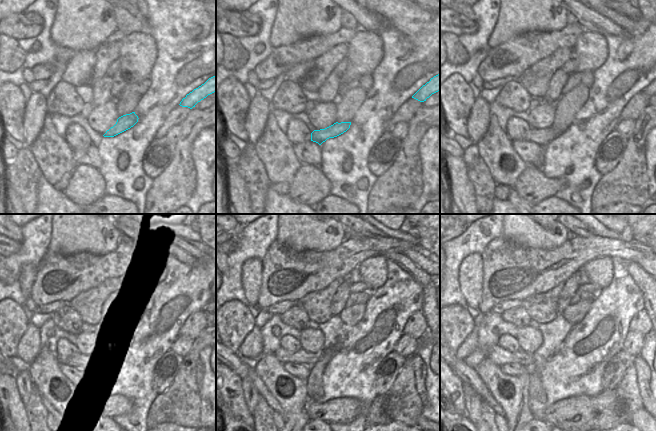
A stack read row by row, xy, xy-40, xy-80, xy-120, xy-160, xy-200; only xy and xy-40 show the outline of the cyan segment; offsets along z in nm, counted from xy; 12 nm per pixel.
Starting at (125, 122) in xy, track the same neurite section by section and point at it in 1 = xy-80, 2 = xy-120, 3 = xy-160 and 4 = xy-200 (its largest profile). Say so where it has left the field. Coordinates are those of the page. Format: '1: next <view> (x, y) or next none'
1: next xy-80 (542, 137)
2: next xy-120 (79, 359)
3: next xy-160 (309, 359)
4: next xy-200 (498, 355)

